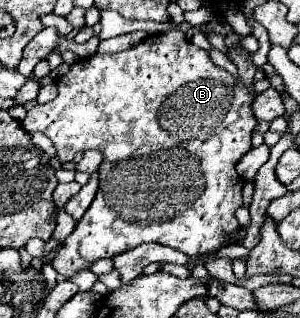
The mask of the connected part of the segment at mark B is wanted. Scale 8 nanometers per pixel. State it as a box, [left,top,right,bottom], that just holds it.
[21,31,257,279]

